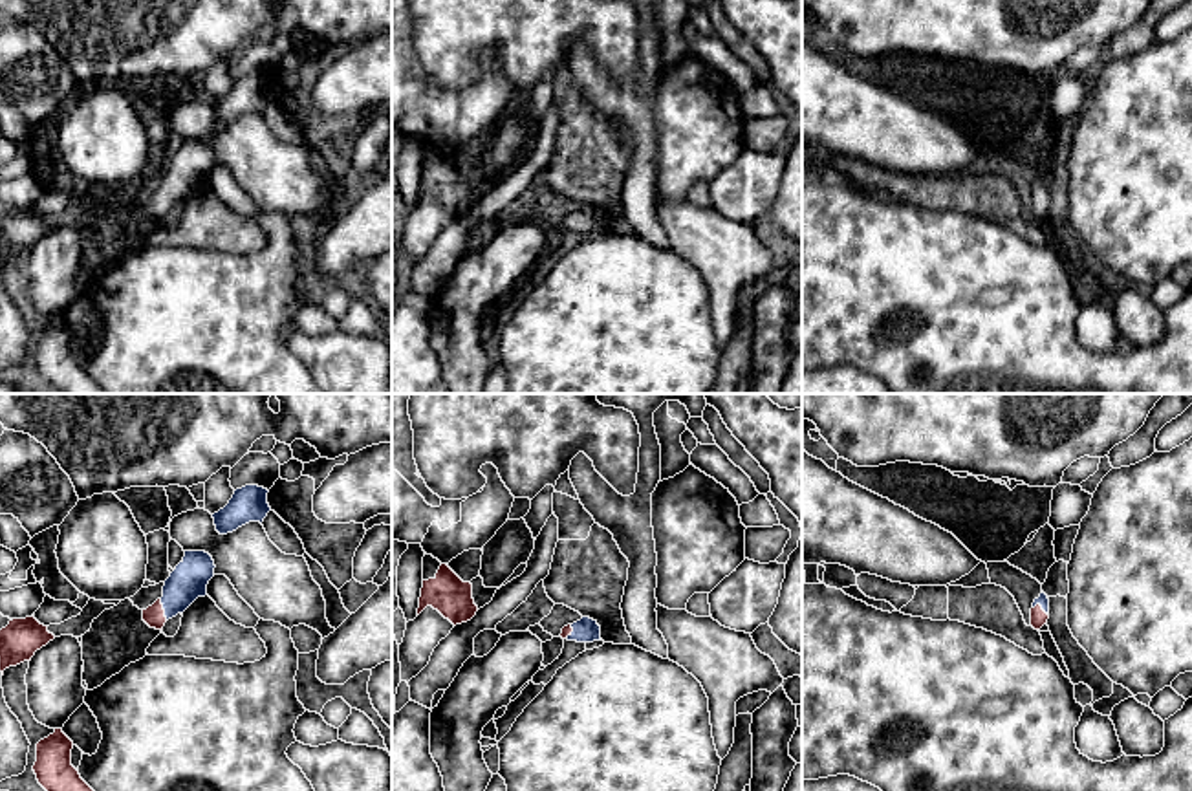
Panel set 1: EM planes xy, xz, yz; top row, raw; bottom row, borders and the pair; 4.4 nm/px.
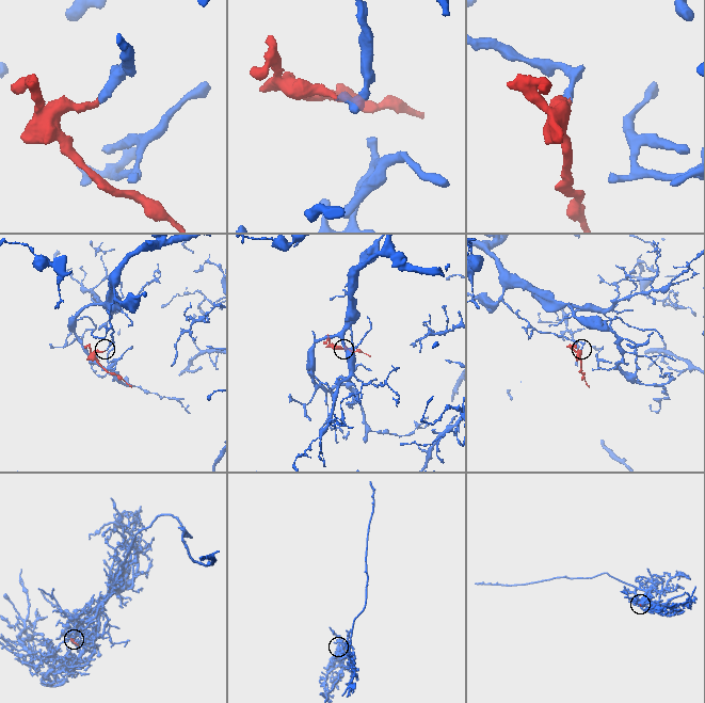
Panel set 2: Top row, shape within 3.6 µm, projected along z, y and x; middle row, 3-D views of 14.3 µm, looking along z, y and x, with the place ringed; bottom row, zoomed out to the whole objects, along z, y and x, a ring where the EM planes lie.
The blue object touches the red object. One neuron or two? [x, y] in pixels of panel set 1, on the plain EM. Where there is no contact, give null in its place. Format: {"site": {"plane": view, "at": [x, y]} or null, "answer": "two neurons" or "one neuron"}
{"site": {"plane": "xy", "at": [165, 200]}, "answer": "one neuron"}

